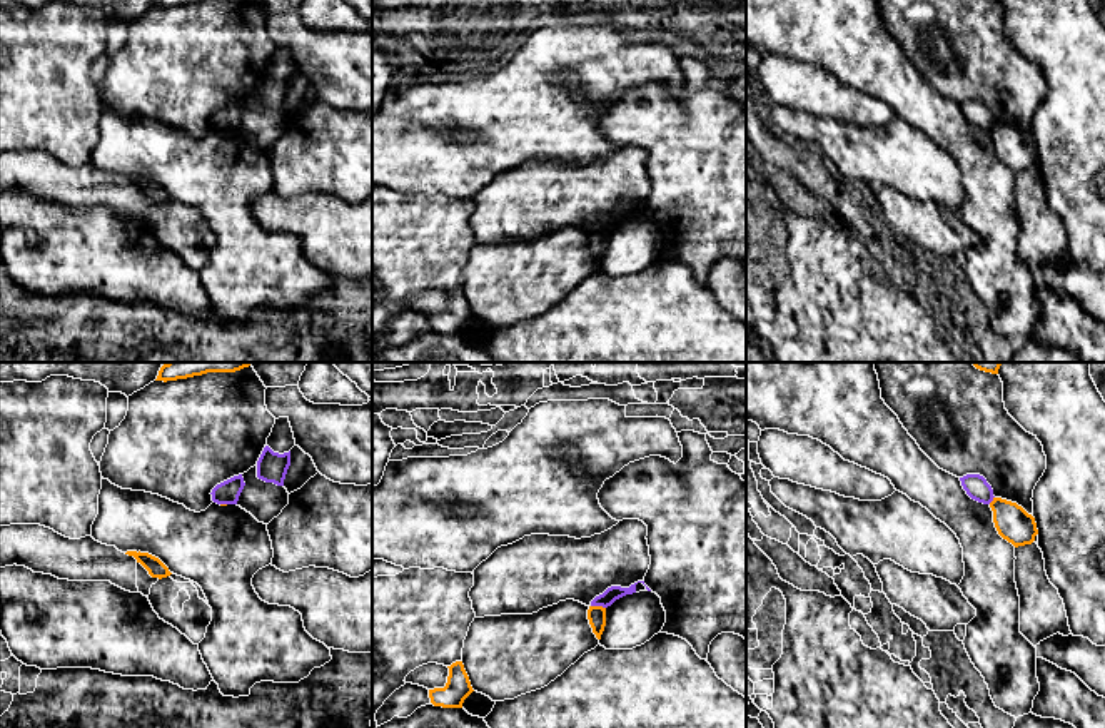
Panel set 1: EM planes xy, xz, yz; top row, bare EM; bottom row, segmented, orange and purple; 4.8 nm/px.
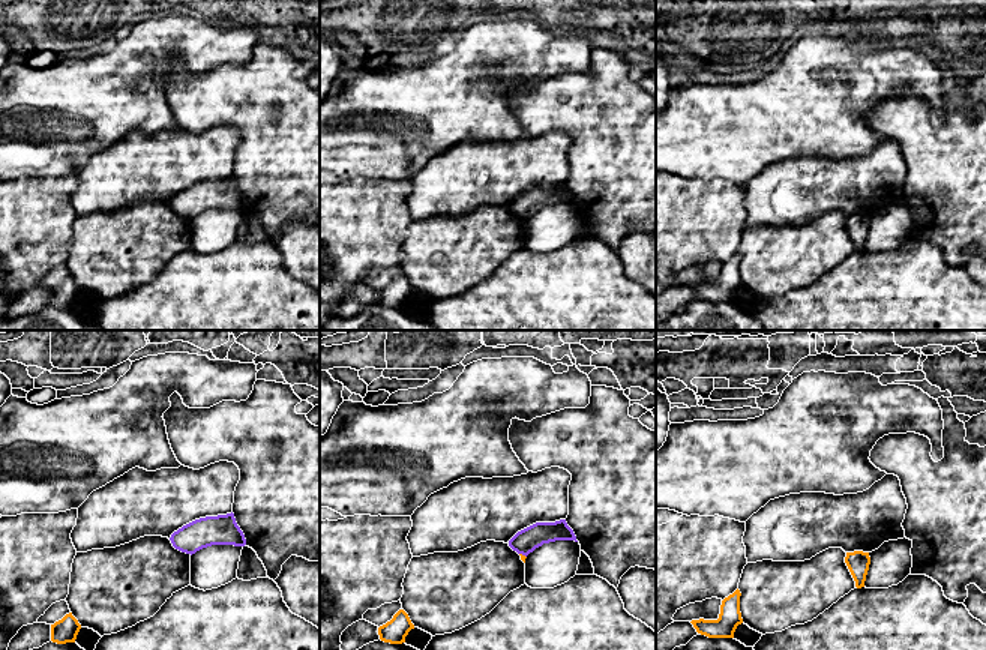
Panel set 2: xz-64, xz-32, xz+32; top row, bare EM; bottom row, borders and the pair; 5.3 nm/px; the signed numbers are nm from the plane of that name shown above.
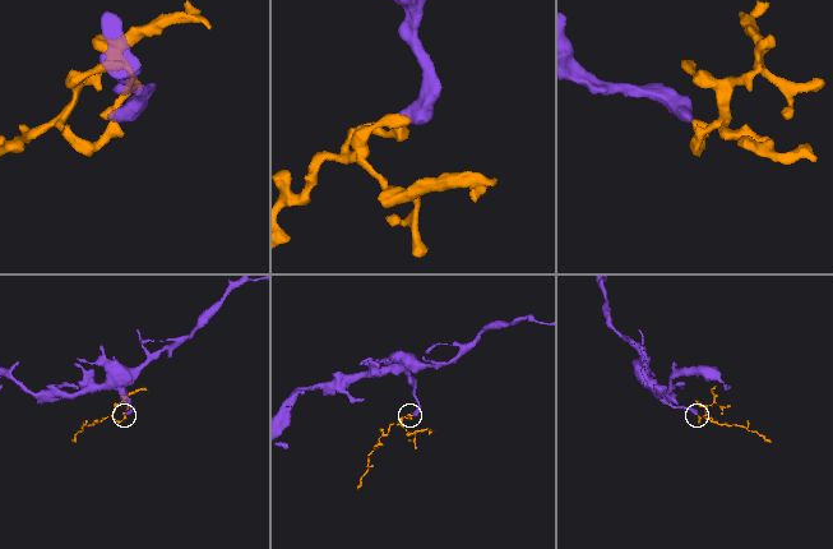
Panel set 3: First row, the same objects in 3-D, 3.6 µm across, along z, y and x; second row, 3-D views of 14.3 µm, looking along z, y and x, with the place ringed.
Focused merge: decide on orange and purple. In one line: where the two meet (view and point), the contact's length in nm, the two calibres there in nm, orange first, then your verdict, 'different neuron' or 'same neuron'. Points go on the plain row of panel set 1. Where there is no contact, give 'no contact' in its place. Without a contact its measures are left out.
xz (598, 232) | 70 nm | 90/70 nm | different neuron

